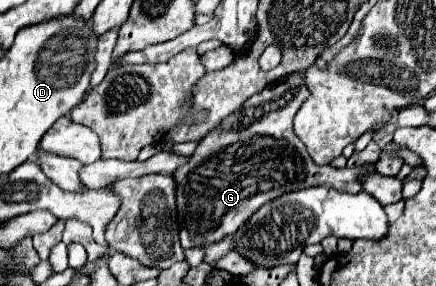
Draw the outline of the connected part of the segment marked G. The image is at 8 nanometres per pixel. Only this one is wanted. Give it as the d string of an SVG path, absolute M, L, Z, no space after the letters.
M294 72L288 78L282 78L274 86L264 88L260 94L254 94L242 106L238 112L230 114L214 132L210 132L204 140L200 140L196 152L192 154L190 162L174 174L178 180L178 220L180 220L180 242L182 248L192 248L192 246L202 246L202 244L212 244L218 242L220 238L234 234L238 226L248 220L258 208L262 208L266 202L276 200L282 194L312 188L312 186L332 186L332 180L342 182L342 190L348 194L358 194L362 186L356 180L356 170L342 170L338 174L332 172L332 166L318 166L302 140L294 134L292 120L300 106L308 100L310 90L304 80L304 72Z

